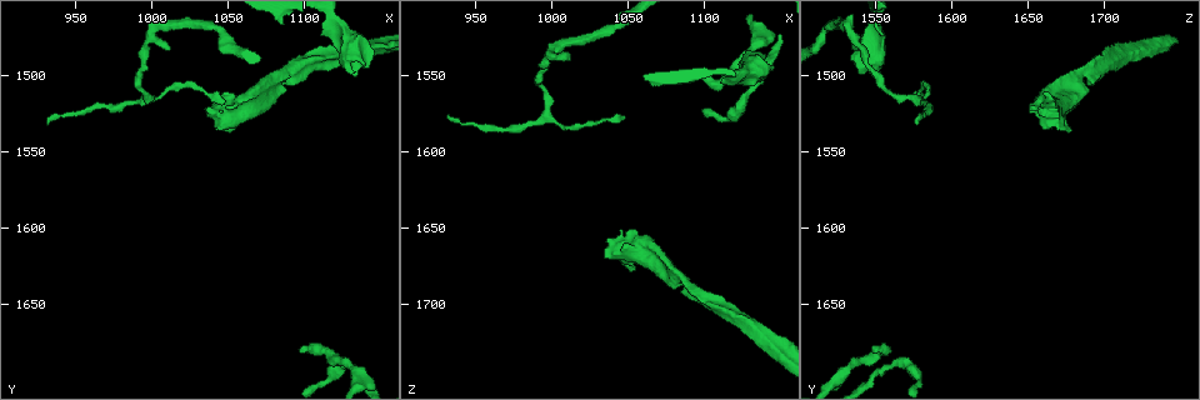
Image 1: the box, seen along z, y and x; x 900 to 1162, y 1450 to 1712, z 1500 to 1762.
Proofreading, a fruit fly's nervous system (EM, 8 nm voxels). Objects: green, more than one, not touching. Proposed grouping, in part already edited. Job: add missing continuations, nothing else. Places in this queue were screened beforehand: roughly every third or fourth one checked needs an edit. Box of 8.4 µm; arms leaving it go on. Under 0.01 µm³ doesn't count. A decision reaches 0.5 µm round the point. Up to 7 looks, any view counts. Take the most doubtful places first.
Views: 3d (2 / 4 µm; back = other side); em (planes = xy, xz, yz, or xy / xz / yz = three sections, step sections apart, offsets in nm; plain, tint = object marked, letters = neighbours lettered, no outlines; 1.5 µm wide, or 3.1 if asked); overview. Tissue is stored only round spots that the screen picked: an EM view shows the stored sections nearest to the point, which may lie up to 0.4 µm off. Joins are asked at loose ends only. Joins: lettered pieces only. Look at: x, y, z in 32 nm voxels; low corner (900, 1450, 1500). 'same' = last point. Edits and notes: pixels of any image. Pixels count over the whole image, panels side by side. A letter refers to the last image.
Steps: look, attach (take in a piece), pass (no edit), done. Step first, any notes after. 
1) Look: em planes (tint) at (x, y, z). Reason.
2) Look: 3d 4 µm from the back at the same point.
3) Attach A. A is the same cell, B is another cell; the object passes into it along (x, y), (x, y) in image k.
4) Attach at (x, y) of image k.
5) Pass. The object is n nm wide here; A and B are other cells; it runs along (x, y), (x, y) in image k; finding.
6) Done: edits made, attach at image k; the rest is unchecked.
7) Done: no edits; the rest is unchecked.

Look: 3d 2 µm at (1098, 1678, 1546). Branch stops here.

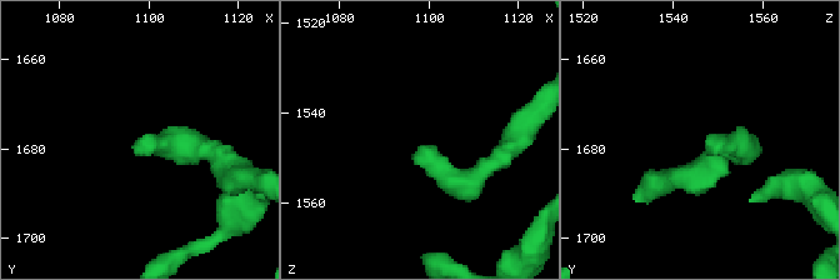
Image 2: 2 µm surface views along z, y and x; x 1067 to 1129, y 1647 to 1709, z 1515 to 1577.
Look: em planes (letters) at (1099, 1678, 1547).

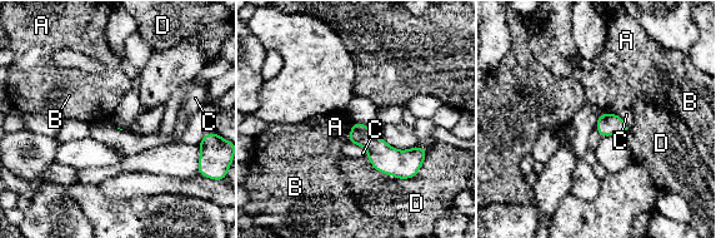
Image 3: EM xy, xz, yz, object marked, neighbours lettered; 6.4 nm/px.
Pass. The longest contact is with D, 400 nm; A, B, C and D are other cells; no lettered piece goes on from it.

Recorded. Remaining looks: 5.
Look: 3d 4 µm at (1142, 1494, 1544). An open end.

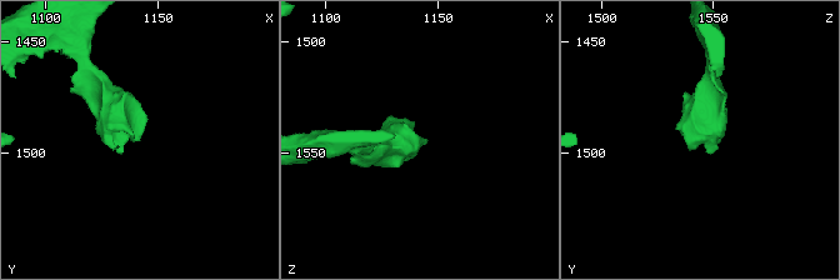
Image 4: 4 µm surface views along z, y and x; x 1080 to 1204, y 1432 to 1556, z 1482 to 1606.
Look: em yz step 8 (tint) at (1140, 1493, 1542).

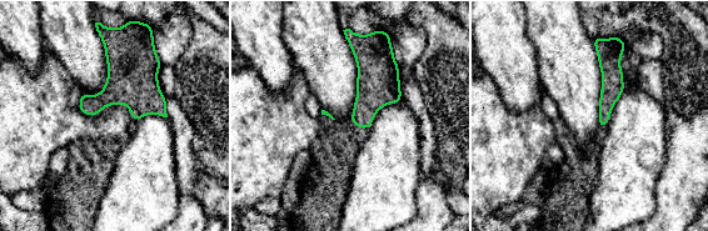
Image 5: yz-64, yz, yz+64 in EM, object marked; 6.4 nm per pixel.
Look: em planes (letters) at the same point.

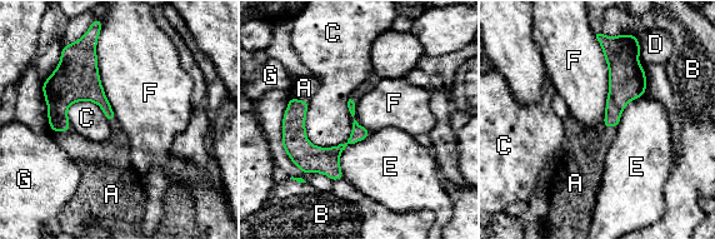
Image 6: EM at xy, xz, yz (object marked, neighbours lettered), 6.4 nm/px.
Attach A. A is the same cell, B, C, D, E, F and G are other cells; the neuron continues.

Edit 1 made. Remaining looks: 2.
Done: edits made, attach at image 6; the rest is unchecked.

